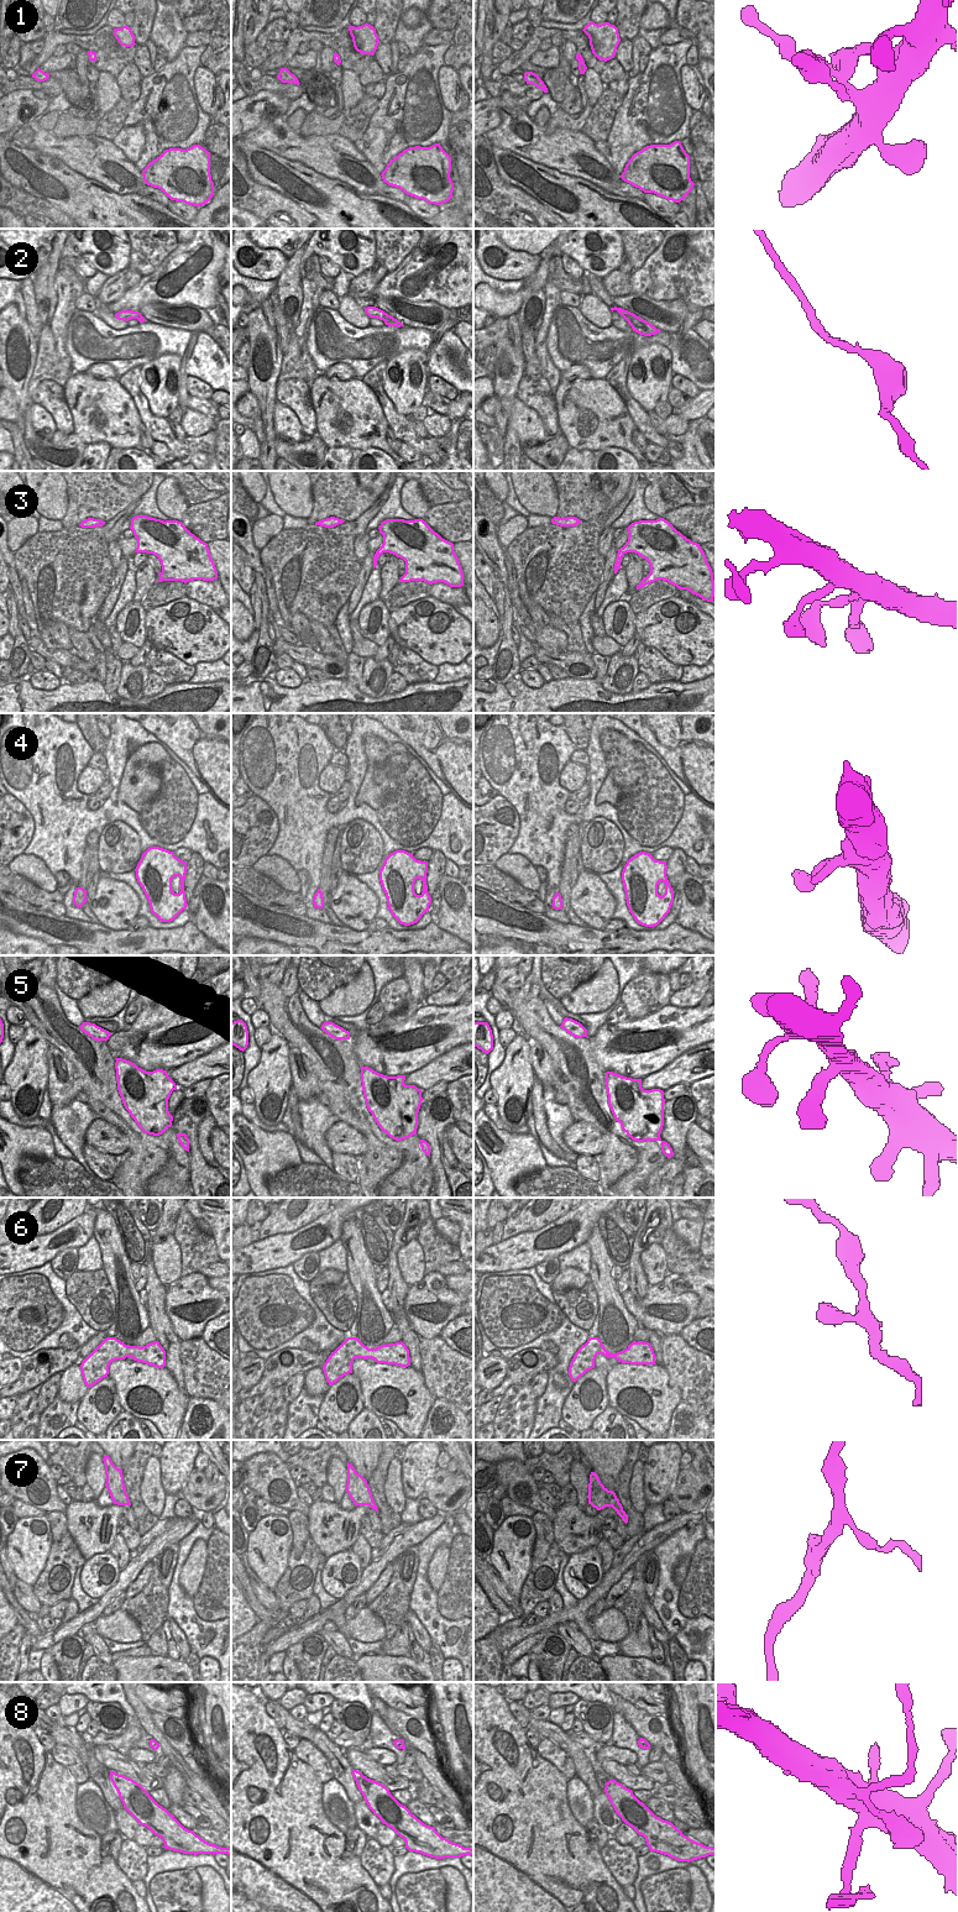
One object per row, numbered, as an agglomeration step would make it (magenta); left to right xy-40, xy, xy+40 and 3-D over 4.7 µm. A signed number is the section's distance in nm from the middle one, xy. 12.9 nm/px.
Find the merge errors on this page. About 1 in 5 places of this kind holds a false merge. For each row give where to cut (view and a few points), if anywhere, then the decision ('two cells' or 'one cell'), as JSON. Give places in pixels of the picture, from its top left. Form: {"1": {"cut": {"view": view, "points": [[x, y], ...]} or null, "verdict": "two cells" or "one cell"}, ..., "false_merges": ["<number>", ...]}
{"1": {"cut": null, "verdict": "one cell"}, "2": {"cut": null, "verdict": "one cell"}, "3": {"cut": null, "verdict": "one cell"}, "4": {"cut": null, "verdict": "one cell"}, "5": {"cut": null, "verdict": "one cell"}, "6": {"cut": null, "verdict": "one cell"}, "7": {"cut": null, "verdict": "one cell"}, "8": {"cut": null, "verdict": "one cell"}, "false_merges": []}

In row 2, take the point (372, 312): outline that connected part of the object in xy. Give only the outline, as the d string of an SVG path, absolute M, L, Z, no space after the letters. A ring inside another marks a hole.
M367 307L365 308L365 311L370 318L377 318L379 320L383 320L384 324L388 326L404 326L401 321L398 321L397 319L394 319L393 316L388 315L387 313L376 307Z

